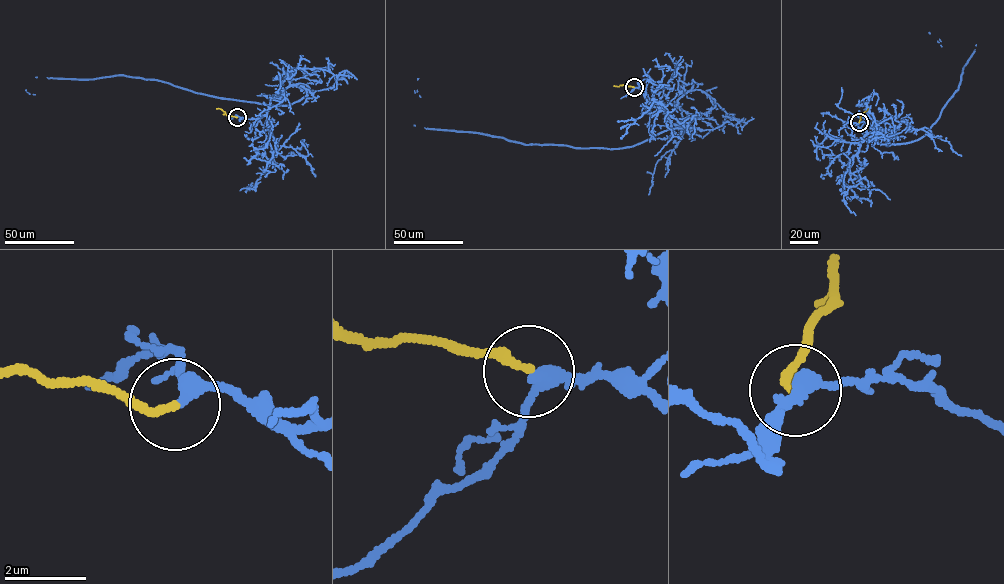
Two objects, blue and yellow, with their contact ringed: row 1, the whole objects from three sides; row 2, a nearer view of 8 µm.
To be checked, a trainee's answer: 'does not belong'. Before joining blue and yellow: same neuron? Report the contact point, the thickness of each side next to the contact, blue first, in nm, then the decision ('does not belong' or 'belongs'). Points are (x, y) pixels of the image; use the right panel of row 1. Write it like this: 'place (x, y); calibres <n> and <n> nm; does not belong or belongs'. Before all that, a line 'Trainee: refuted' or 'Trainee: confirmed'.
Trainee: refuted
place (859, 122); calibres 300 and 200 nm; belongs

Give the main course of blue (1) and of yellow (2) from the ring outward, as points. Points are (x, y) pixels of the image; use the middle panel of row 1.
1: (634, 87), (661, 103), (670, 122), (698, 128), (667, 129), (610, 149), (425, 128), (414, 125), (418, 78)
2: (634, 87), (613, 86)

